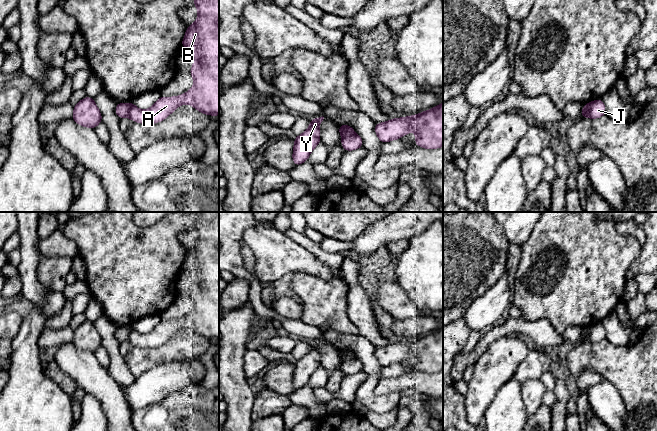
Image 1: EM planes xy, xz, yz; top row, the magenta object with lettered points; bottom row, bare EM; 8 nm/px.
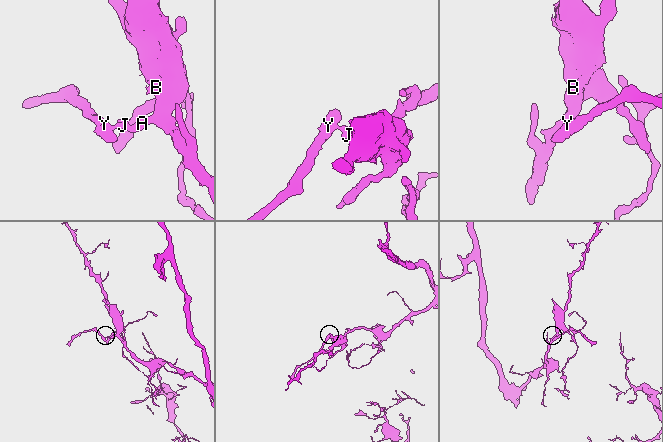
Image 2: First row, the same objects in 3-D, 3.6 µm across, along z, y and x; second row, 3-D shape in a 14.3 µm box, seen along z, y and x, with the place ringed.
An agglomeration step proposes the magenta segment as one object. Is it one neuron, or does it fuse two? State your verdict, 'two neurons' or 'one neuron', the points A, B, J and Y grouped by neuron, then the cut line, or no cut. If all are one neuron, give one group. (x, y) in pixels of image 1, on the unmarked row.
two neurons; A B J / Y; cut in xy along (125, 327), (128, 333), (128, 340)

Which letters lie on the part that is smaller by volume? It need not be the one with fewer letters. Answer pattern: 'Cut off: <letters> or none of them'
Cut off: Y

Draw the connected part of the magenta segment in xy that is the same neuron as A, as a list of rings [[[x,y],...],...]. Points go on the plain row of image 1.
[[[191,212],[195,215],[194,230],[198,232],[198,241],[194,248],[187,250],[186,258],[181,271],[195,271],[194,287],[190,293],[190,298],[194,303],[194,309],[189,316],[177,321],[161,320],[155,328],[147,333],[138,333],[132,326],[128,329],[128,342],[141,348],[155,348],[166,343],[178,330],[191,328],[196,334],[205,339],[219,339],[219,212]]]

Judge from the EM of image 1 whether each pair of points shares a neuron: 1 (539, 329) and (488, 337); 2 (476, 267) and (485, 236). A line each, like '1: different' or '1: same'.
1: same
2: same

